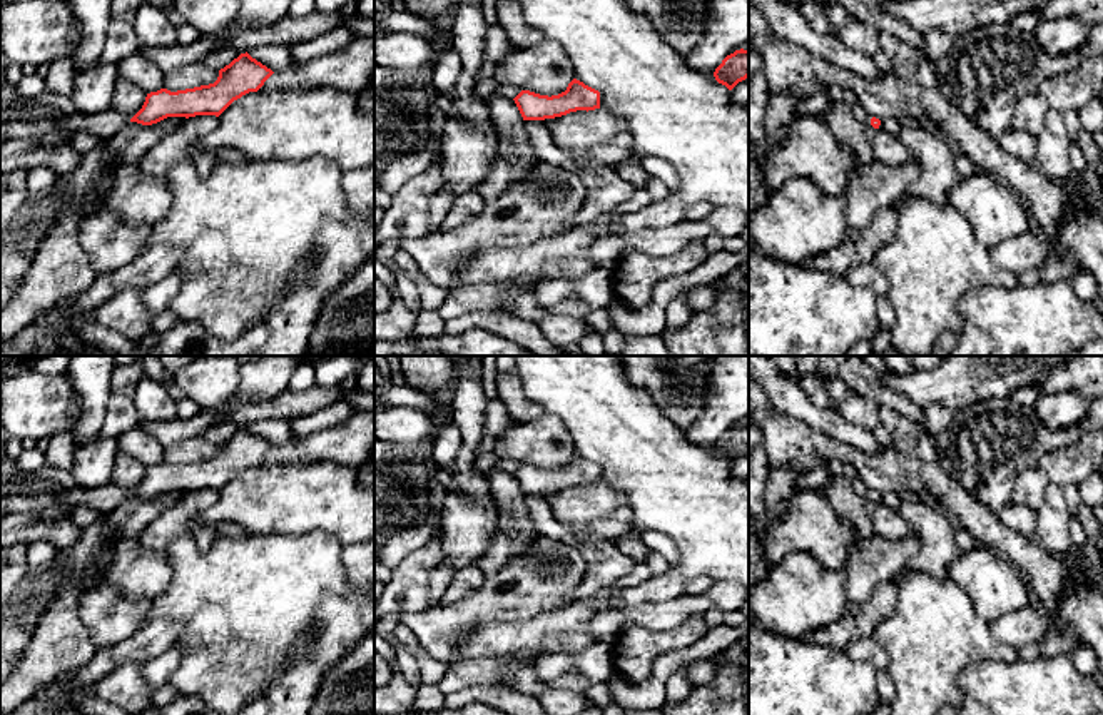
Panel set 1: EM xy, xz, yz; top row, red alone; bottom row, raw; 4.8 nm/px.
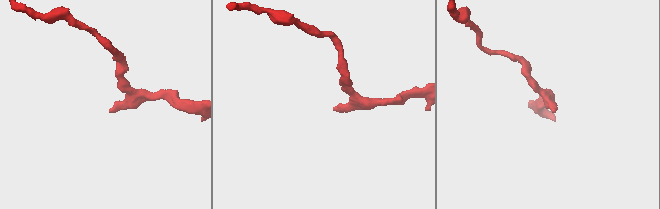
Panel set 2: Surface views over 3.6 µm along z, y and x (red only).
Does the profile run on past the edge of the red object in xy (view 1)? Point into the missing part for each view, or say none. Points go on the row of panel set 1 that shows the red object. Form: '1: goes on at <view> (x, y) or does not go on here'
1: does not go on here

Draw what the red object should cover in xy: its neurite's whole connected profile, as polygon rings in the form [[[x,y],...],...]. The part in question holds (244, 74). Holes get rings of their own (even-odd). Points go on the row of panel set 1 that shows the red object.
[[[241,53],[229,65],[219,70],[214,84],[170,92],[160,89],[145,97],[142,109],[130,119],[142,125],[157,124],[167,117],[219,117],[234,100],[249,92],[257,92],[274,72]]]

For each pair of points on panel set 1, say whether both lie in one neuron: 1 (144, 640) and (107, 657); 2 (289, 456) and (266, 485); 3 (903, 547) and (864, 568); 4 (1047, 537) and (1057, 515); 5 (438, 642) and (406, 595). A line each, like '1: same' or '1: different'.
1: same
2: different
3: same
4: same
5: different

